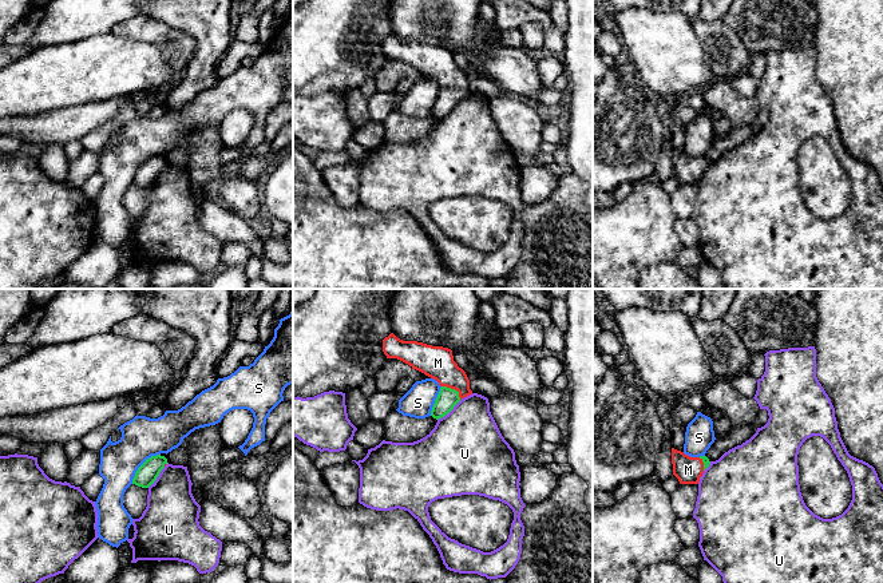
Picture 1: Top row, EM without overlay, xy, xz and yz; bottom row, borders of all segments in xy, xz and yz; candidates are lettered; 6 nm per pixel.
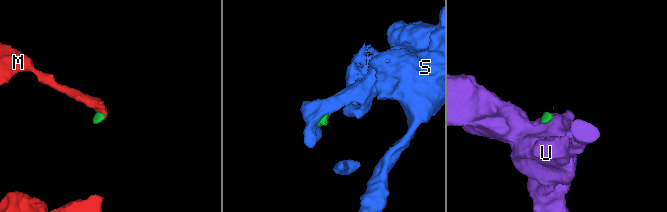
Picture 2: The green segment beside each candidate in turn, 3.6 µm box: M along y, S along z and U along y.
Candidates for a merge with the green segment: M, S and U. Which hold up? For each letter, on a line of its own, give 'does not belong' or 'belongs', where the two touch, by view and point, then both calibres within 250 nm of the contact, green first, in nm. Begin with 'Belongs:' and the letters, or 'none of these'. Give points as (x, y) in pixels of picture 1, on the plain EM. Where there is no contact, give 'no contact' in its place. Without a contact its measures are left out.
Belongs: M
M: belongs | xz (454, 90) | 120/190 nm
S: does not belong | xy (141, 166) | 120/260 nm
U: does not belong | xz (448, 112) | 120/460 nm

